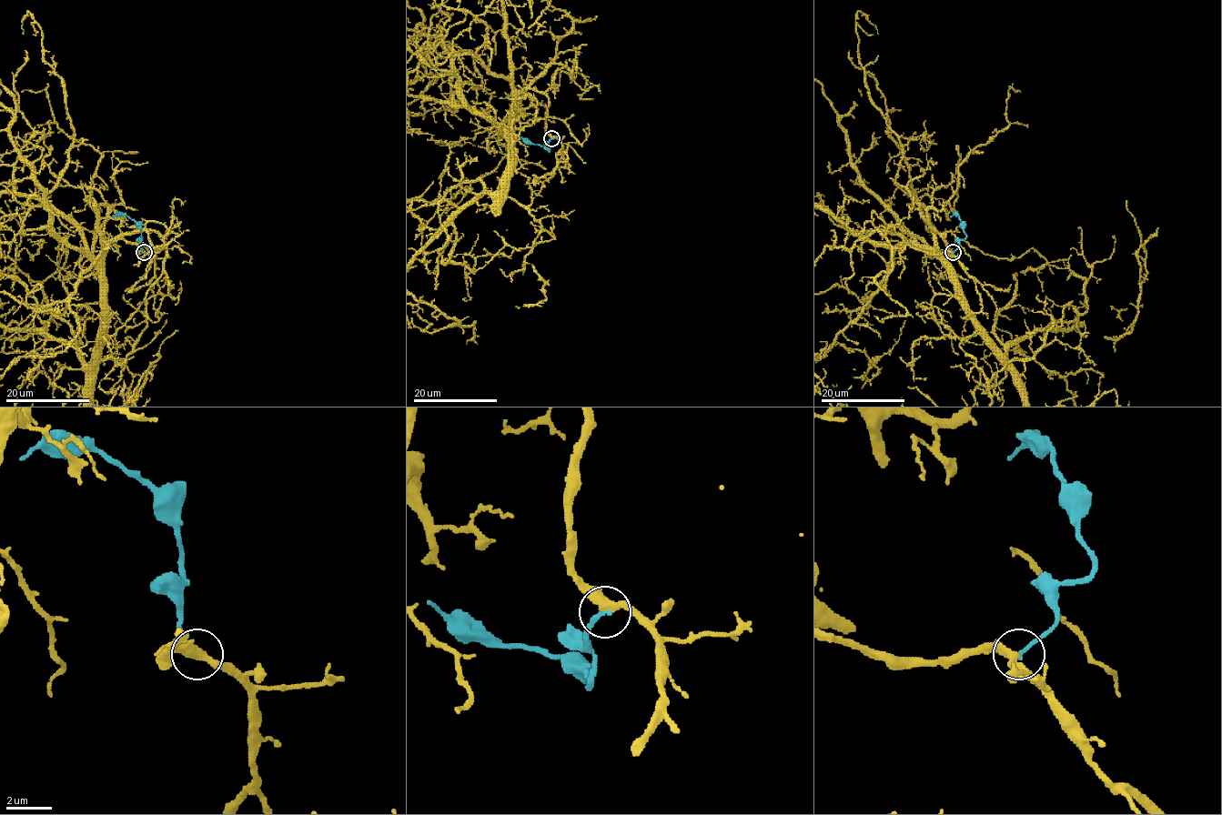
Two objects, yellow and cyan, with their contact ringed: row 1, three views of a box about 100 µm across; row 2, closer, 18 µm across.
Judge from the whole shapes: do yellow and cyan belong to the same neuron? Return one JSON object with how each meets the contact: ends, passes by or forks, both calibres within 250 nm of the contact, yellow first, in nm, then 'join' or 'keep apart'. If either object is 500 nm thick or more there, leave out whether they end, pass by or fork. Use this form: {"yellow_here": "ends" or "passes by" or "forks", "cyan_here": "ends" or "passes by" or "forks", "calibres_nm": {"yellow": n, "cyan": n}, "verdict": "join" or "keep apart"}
{"yellow_here": "passes by", "cyan_here": "ends", "calibres_nm": {"yellow": 320, "cyan": 190}, "verdict": "keep apart"}

